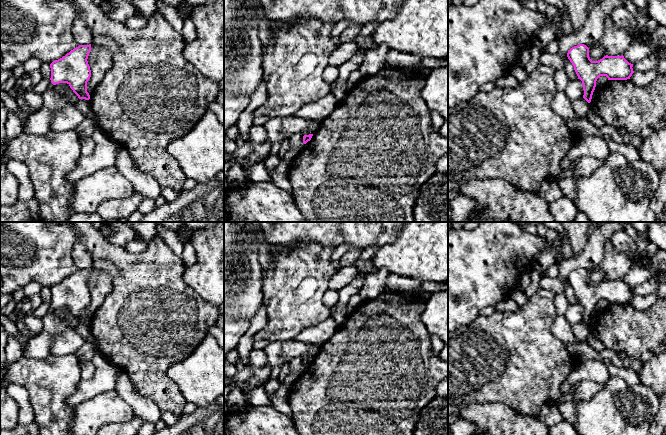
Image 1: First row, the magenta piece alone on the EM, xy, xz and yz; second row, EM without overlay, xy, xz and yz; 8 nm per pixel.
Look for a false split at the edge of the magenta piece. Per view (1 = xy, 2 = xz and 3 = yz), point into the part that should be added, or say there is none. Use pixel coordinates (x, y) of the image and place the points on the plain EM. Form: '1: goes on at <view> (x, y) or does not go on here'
1: does not go on here
2: does not go on here
3: does not go on here

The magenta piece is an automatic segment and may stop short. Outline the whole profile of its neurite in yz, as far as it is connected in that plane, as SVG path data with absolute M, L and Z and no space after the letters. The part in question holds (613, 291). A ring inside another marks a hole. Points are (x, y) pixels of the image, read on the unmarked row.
M584 268L572 271L567 281L574 290L578 303L582 305L583 322L590 327L596 311L596 305L600 300L606 300L608 304L630 303L633 288L624 280L604 280L598 285L592 285L589 281L589 272Z

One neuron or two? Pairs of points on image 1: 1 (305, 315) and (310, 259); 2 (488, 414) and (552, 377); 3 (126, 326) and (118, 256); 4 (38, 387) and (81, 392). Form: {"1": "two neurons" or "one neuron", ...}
{"1": "one neuron", "2": "two neurons", "3": "one neuron", "4": "two neurons"}

